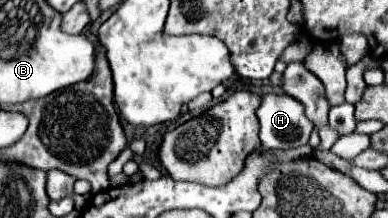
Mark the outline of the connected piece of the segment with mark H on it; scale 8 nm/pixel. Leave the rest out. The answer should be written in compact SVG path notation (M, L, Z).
M266 94L262 98L262 104L258 108L258 120L260 120L260 142L266 150L288 150L306 146L310 132L314 128L312 120L304 114L304 106L294 100L288 94Z

